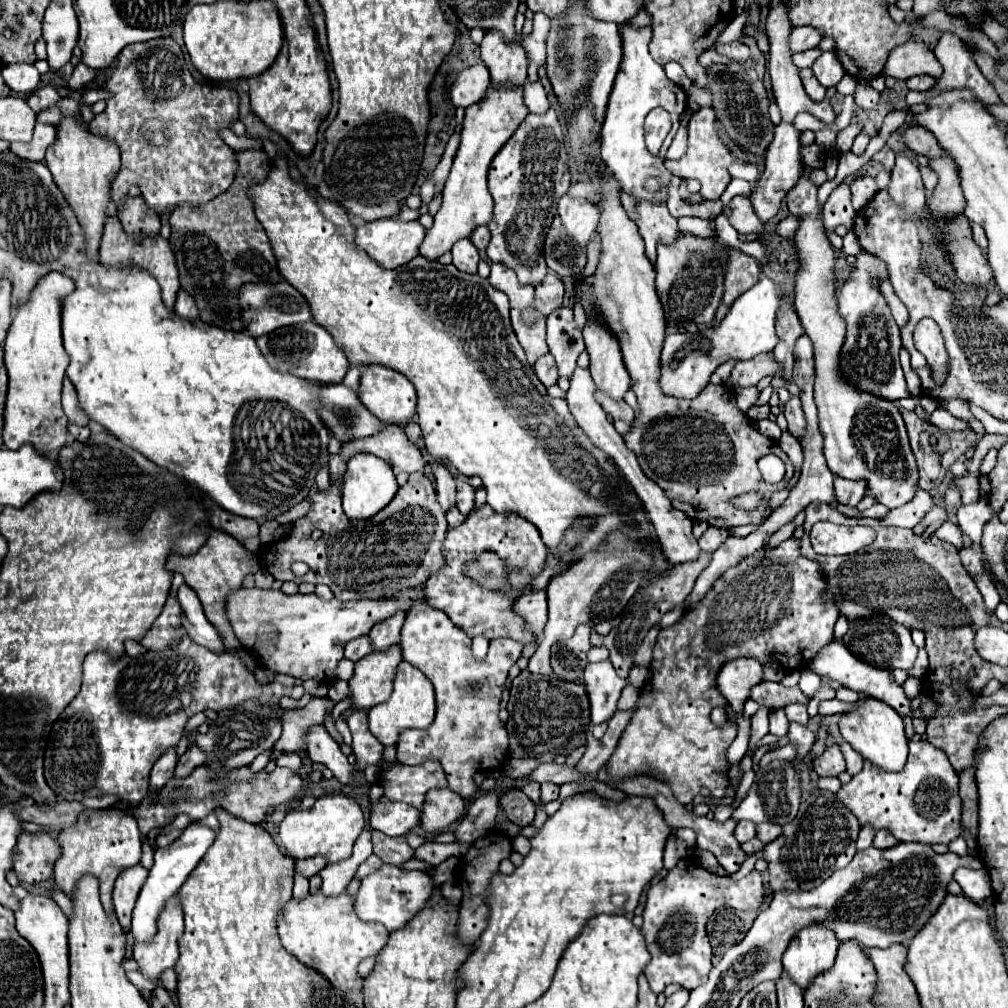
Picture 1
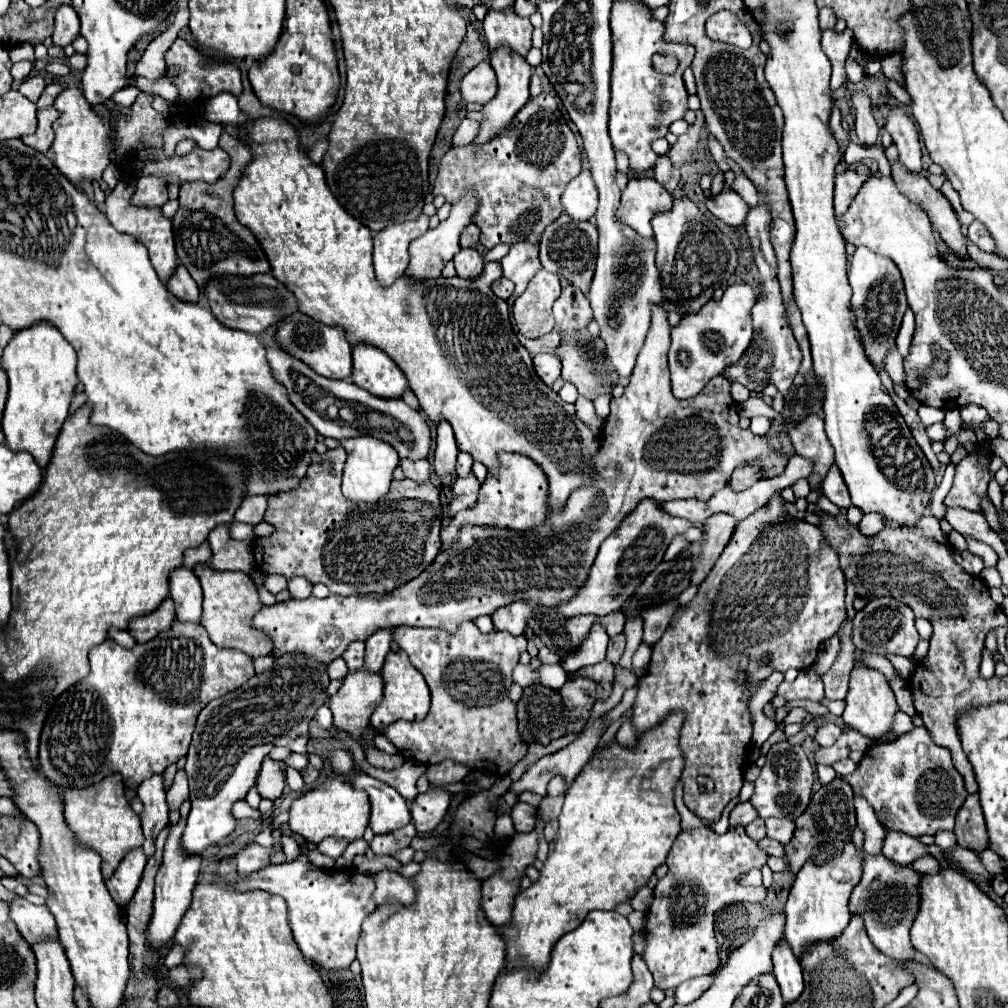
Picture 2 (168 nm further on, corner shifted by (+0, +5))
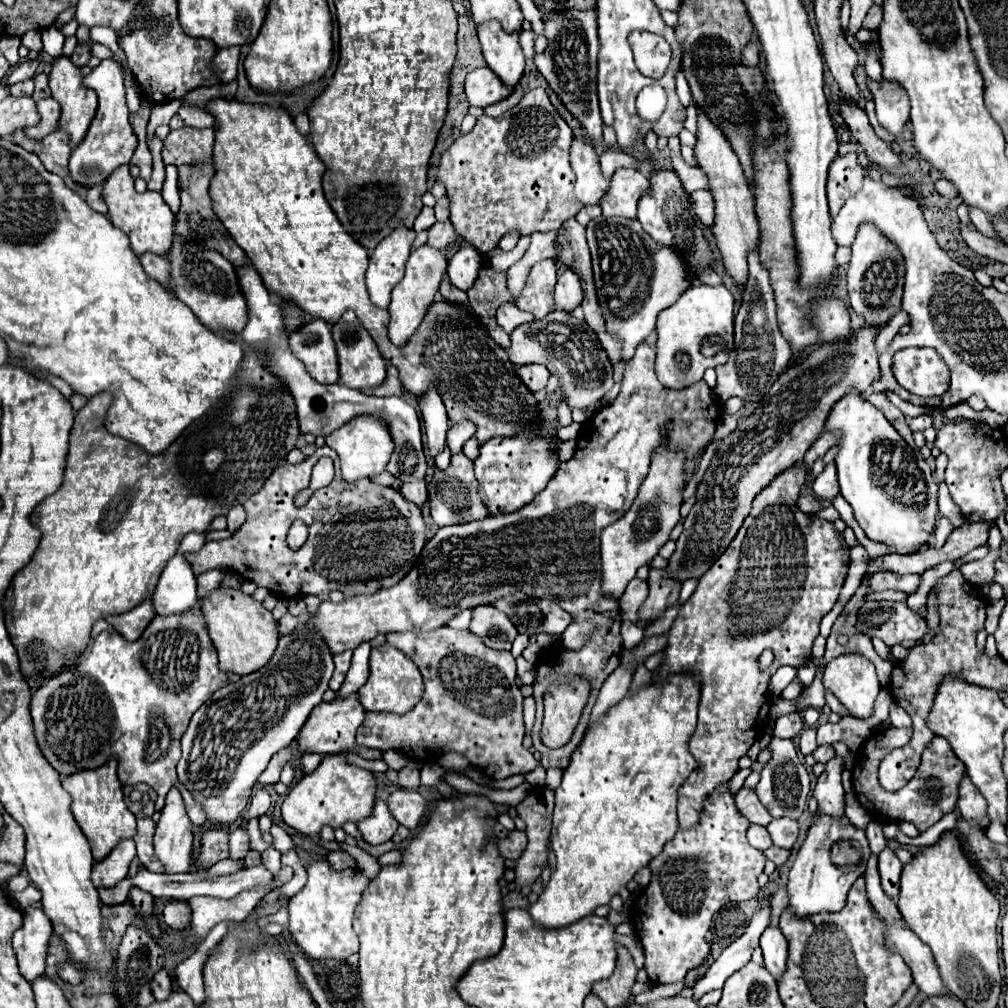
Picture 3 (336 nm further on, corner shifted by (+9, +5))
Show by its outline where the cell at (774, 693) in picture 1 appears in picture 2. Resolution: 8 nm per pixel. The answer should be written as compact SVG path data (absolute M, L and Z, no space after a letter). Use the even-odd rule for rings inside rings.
M808 668L798 674L794 682L782 682L776 690L776 696L784 698L786 702L800 702L800 700L812 700L818 702L824 698L824 686L820 676Z

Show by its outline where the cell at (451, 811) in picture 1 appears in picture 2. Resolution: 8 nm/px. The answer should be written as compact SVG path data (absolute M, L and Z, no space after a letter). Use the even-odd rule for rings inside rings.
M430 788L428 792L418 794L414 798L414 804L410 806L410 814L416 830L420 834L432 832L446 816L450 802L452 802L452 794L448 790Z

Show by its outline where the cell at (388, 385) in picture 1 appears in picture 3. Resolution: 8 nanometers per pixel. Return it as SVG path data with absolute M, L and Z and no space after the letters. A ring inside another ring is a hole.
M345 312L341 316L339 322L333 324L331 328L333 334L333 342L337 348L337 358L339 358L339 374L341 374L341 382L349 388L361 390L361 388L375 388L385 380L385 360L375 344L375 340L371 338L369 330L359 322L359 318L353 312Z

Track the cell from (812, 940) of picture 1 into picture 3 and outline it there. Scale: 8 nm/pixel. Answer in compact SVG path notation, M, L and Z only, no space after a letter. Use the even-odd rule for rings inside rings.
M817 814L789 872L789 906L803 918L817 912L839 912L845 906L849 888L865 872L869 856L871 850L865 830L855 828L847 816Z

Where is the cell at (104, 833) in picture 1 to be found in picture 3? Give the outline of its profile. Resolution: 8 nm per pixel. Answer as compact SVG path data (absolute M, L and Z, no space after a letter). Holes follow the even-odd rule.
M109 758L101 768L81 770L81 772L73 772L73 774L65 776L63 778L63 788L73 798L71 812L77 820L79 828L83 830L85 838L91 844L95 860L103 860L119 840L135 836L137 818L125 804L123 786L117 778L117 758Z

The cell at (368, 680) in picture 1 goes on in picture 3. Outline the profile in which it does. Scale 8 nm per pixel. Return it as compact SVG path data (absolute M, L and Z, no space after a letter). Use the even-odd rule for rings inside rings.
M357 694L341 700L341 698L335 698L333 702L325 704L321 702L307 718L303 730L299 732L297 736L297 744L299 744L299 752L301 754L309 754L309 752L315 752L315 754L337 754L337 752L355 752L359 754L361 758L367 758L367 760L377 760L383 756L381 750L371 750L371 748L363 748L355 742L355 730L361 726L365 718L365 710L361 706L361 702L357 700Z

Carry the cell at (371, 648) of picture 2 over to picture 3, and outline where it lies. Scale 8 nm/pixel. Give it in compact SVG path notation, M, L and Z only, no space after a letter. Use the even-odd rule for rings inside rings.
M365 642L365 644L361 644L359 648L353 650L353 662L351 662L351 668L347 672L345 682L339 688L339 698L347 698L347 696L355 694L367 682L367 676L369 676L369 652L371 652L369 642Z

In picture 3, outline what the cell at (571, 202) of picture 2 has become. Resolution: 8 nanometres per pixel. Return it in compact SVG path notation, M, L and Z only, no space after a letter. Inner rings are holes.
M575 136L569 154L571 154L571 166L577 174L575 182L577 200L581 200L585 206L599 204L599 200L609 188L609 182L601 174L597 148L585 136Z

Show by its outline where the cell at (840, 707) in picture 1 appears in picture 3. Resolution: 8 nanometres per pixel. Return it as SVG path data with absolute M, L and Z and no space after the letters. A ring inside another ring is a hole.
M816 729L804 730L800 734L800 751L806 756L812 754L813 751L818 747L816 741Z

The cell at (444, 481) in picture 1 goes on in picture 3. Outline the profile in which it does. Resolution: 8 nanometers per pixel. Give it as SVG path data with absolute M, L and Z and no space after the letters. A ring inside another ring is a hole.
M429 388L417 400L419 400L419 408L423 414L423 424L425 424L425 432L427 432L429 454L431 454L431 458L435 458L445 448L445 434L449 430L447 412L445 412L443 400L435 388Z

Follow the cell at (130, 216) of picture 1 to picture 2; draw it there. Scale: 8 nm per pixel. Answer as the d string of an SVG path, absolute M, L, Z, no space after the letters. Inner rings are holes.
M142 176L136 180L136 190L130 200L134 206L144 206L144 208L160 208L168 200L168 190L154 180L154 176Z

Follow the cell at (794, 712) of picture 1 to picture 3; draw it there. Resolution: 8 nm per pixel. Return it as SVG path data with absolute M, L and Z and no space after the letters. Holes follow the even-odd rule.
M799 712L777 718L777 726L775 726L777 738L795 738L801 730L803 730L803 718Z

